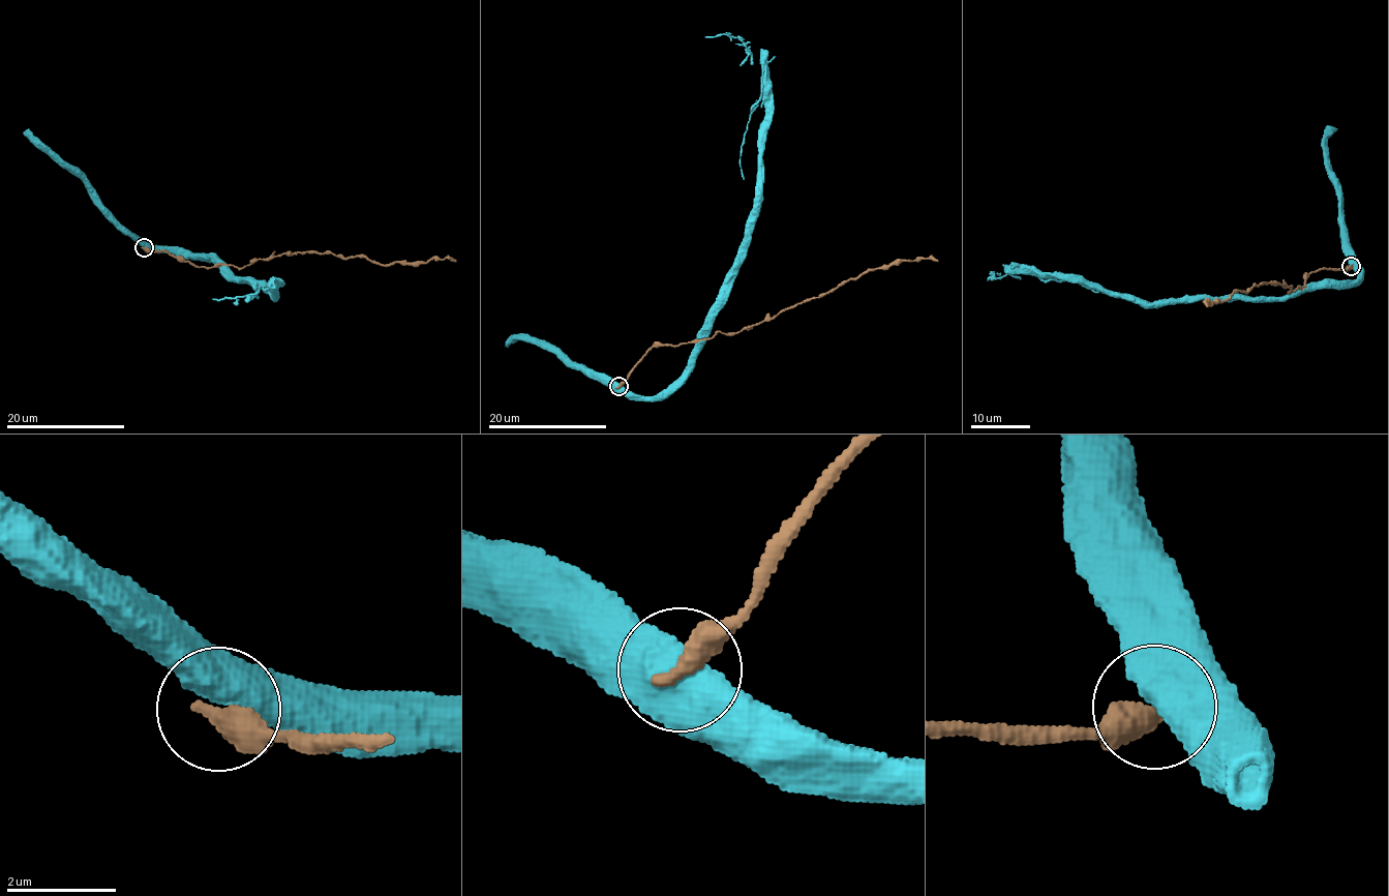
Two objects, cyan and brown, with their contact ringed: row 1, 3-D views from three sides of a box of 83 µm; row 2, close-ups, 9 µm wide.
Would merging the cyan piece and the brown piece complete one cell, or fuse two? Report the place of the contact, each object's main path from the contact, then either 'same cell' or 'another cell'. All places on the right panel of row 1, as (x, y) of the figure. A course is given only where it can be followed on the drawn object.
at (1351, 266); cyan runs (1351, 266), (1353, 280), (1276, 297), (1160, 302), (1070, 276), (993, 271); brown runs (1351, 266), (1316, 270), (1301, 289), (1288, 292), (1290, 286), (1265, 282), (1221, 301), (1206, 301), (1207, 306); another cell

